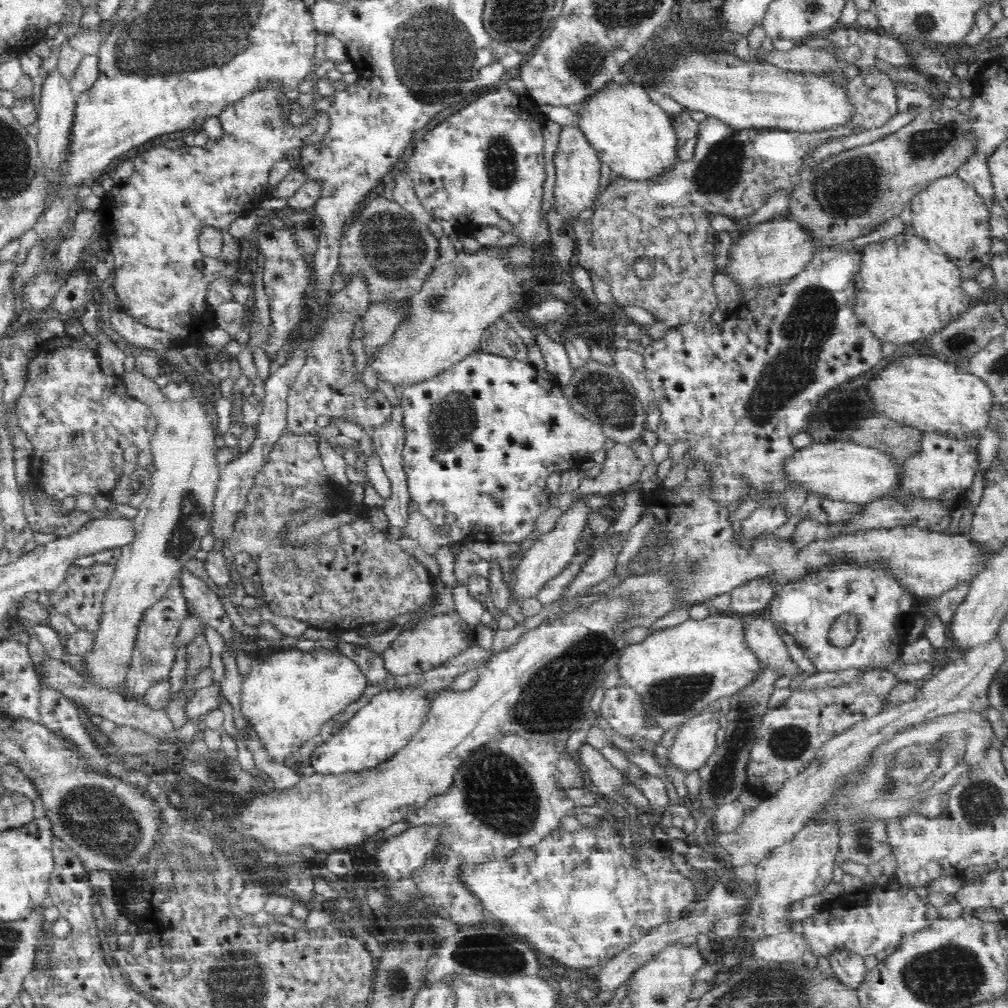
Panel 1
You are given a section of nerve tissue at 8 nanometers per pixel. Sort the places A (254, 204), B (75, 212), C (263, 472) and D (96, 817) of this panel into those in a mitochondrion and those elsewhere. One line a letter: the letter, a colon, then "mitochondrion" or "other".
A: other
B: other
C: other
D: mitochondrion

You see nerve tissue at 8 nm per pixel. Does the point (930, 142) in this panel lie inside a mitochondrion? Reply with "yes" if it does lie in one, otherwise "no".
yes

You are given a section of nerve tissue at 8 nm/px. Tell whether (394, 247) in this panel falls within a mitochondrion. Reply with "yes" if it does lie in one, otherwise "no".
yes

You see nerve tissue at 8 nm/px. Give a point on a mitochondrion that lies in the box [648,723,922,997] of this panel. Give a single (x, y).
(864, 833)

